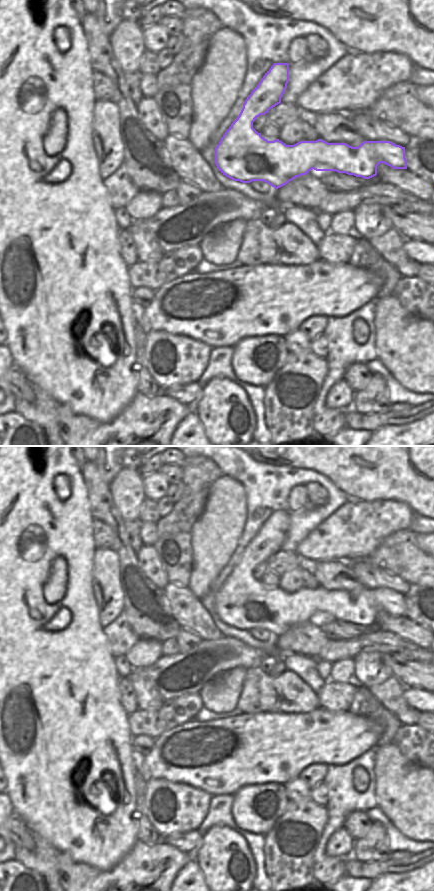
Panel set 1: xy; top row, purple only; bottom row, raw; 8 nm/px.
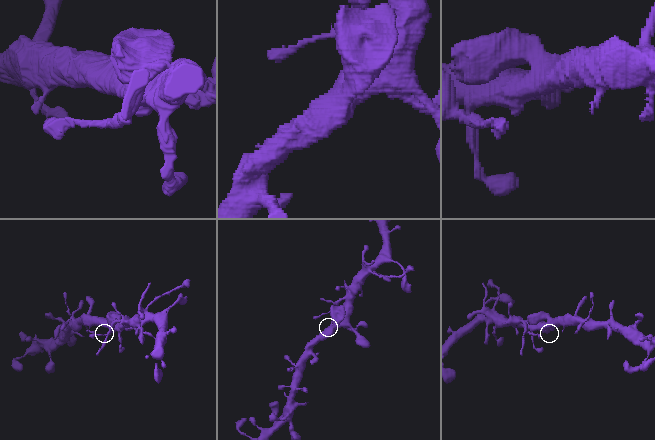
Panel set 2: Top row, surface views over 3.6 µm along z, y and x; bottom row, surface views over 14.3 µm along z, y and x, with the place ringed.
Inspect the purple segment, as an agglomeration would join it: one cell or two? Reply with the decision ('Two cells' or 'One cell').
One cell

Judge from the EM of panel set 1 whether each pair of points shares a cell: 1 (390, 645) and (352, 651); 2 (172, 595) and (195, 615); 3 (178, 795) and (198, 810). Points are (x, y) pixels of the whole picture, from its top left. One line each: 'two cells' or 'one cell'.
1: one cell
2: one cell
3: one cell

